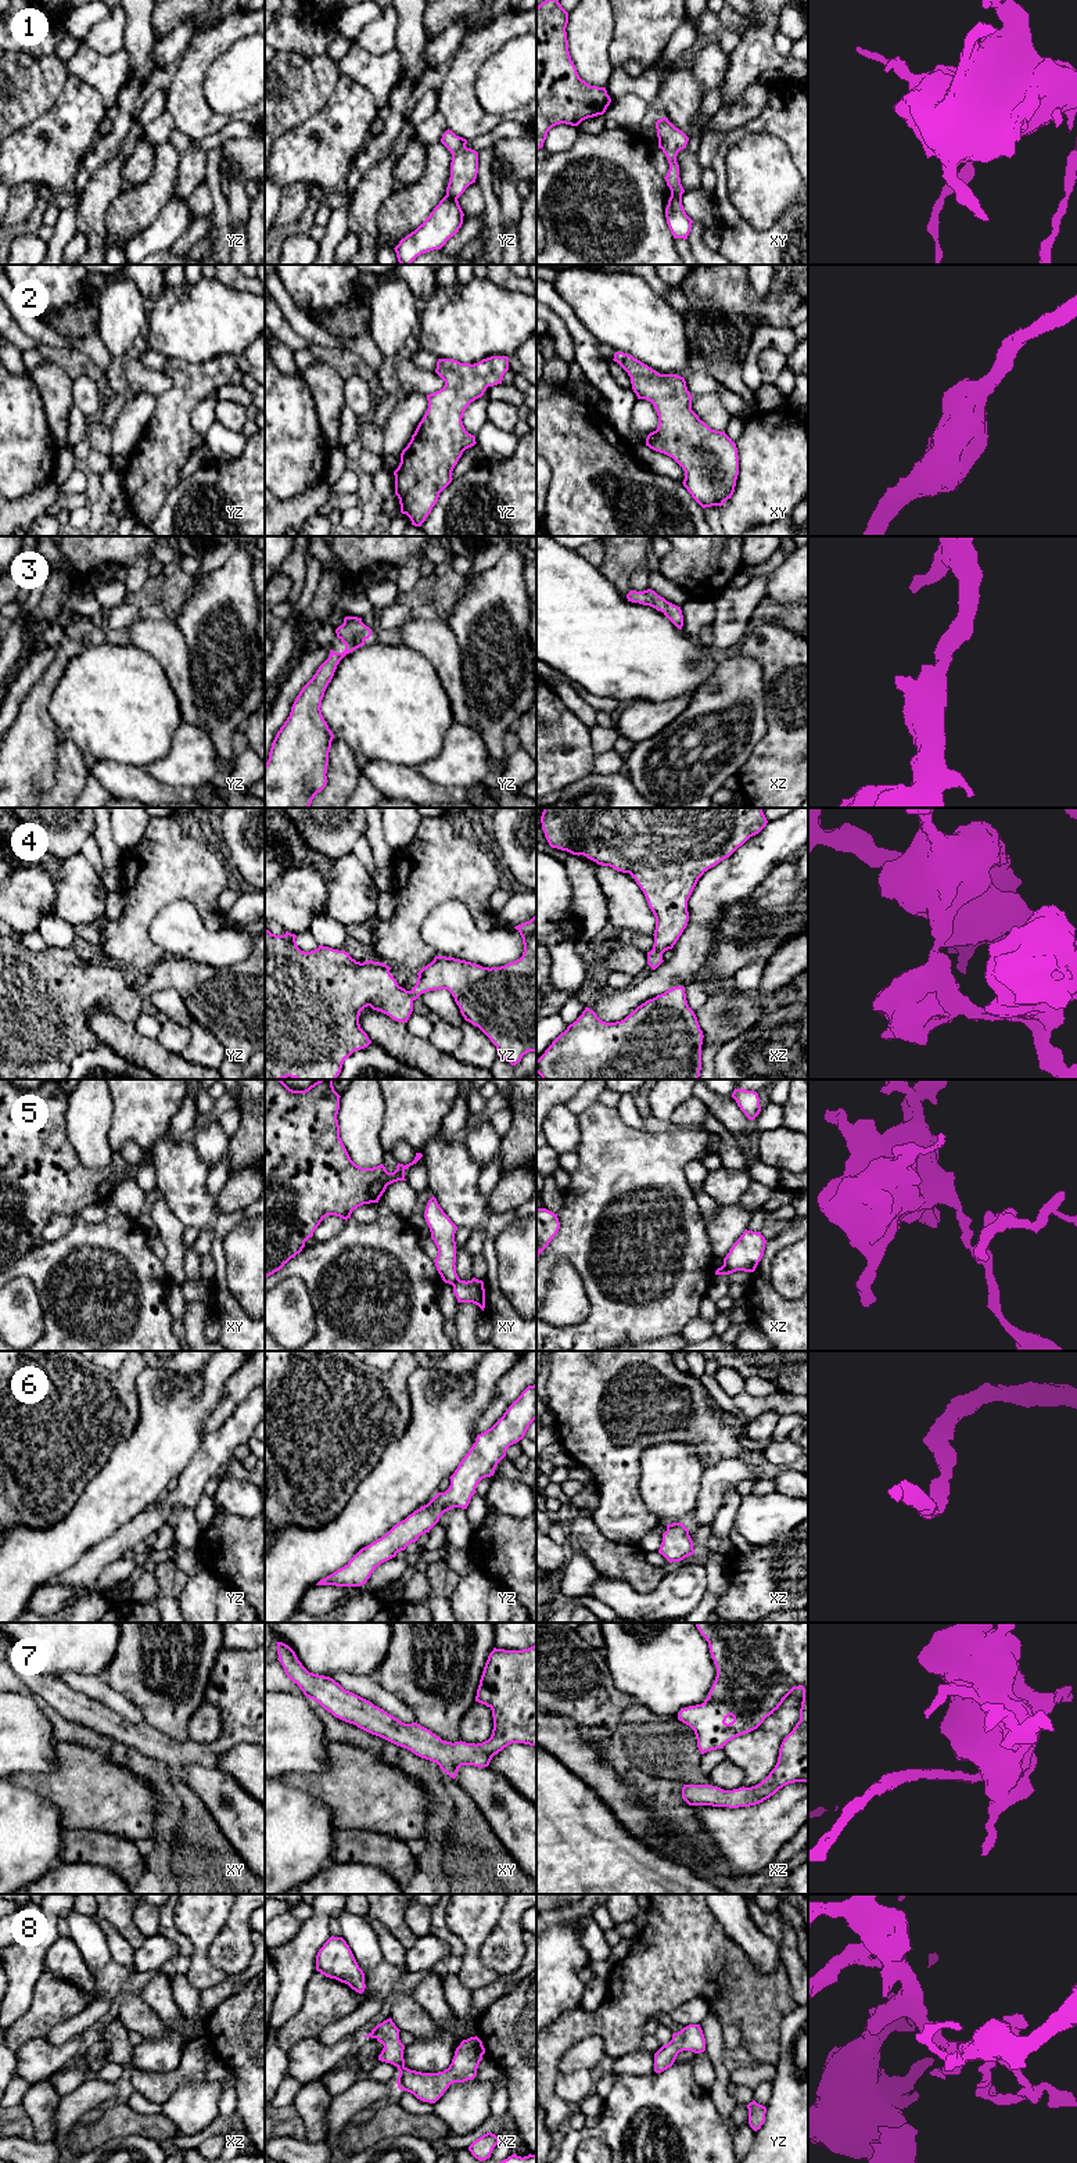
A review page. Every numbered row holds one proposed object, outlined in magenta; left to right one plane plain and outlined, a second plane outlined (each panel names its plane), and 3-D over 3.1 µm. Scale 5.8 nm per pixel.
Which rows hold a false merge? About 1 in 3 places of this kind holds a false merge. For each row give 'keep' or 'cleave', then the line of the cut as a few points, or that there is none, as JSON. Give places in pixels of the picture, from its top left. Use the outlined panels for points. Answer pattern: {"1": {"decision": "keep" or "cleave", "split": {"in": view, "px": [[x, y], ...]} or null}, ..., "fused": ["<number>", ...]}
{"1": {"decision": "cleave", "split": {"in": "yz", "px": [[447, 193], [456, 200]]}}, "2": {"decision": "keep", "split": null}, "3": {"decision": "keep", "split": null}, "4": {"decision": "keep", "split": null}, "5": {"decision": "cleave", "split": {"in": "xy", "px": [[459, 1279], [452, 1285]]}}, "6": {"decision": "keep", "split": null}, "7": {"decision": "keep", "split": null}, "8": {"decision": "keep", "split": null}, "fused": ["1", "5"]}

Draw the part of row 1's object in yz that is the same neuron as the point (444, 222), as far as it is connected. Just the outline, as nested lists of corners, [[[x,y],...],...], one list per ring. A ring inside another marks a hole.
[[[445,195],[430,216],[394,248],[401,265],[410,265],[428,251],[441,249],[463,224],[463,211],[459,201]]]

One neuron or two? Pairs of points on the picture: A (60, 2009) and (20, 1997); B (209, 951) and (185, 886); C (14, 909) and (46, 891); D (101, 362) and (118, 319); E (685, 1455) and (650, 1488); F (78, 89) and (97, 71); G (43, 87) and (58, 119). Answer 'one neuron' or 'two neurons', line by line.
A: two neurons
B: two neurons
C: one neuron
D: two neurons
E: one neuron
F: two neurons
G: two neurons

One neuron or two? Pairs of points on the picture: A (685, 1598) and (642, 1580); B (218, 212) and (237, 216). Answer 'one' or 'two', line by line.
A: two
B: two

